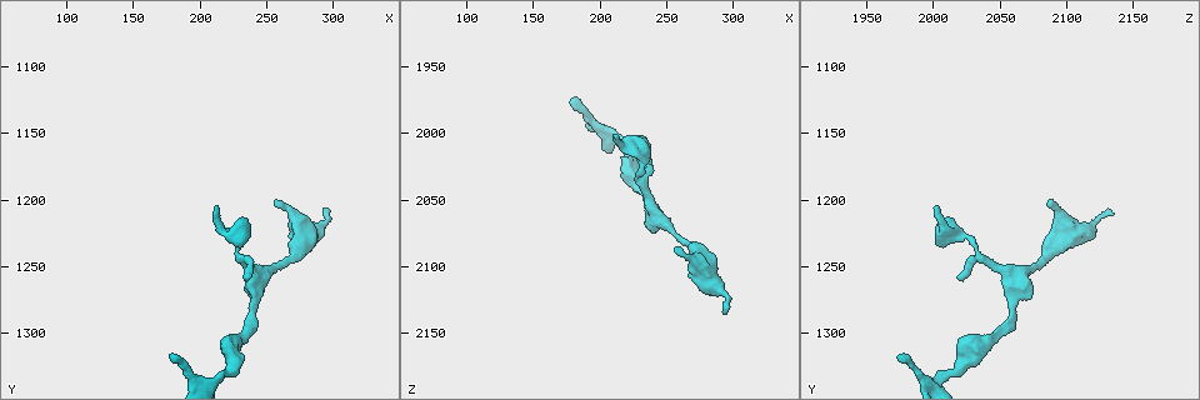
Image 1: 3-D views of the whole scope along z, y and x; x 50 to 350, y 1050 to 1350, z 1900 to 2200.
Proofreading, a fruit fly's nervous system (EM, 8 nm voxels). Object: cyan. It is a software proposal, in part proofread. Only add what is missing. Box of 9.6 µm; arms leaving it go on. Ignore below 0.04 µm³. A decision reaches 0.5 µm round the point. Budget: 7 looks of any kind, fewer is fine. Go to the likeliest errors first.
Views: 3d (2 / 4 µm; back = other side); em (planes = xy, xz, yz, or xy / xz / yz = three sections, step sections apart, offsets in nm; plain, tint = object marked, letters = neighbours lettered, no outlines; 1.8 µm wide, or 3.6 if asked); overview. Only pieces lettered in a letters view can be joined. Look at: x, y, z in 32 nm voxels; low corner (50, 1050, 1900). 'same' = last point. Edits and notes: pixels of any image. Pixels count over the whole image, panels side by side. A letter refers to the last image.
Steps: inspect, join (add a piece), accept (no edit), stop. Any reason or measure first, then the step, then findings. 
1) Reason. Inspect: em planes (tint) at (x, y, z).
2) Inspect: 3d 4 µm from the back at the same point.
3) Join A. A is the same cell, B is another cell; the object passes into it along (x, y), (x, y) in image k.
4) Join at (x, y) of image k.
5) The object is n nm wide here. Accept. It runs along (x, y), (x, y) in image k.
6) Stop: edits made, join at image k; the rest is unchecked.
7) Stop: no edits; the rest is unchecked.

Inspect: 3d 4 µm at (212, 1204, 2002).

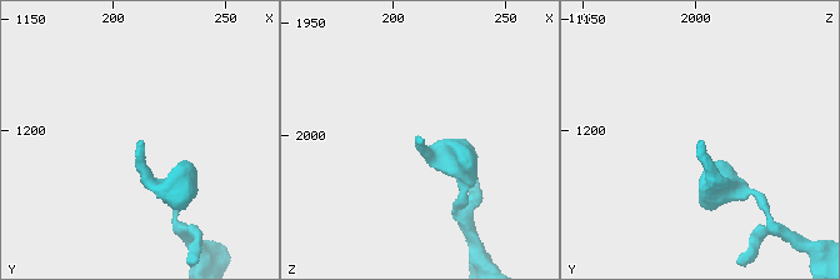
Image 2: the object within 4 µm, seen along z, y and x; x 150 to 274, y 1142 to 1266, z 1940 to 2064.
Shape alone is not enough. Inspect: em planes (letters) at (212, 1204, 2002).

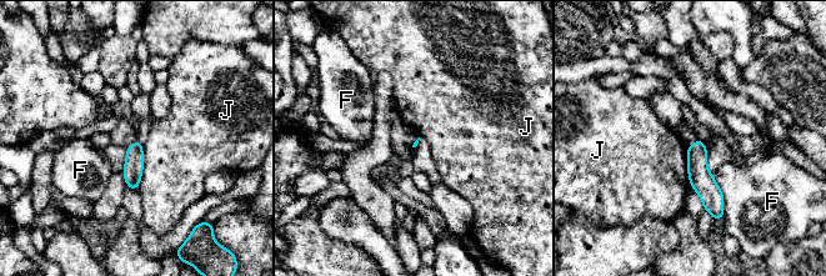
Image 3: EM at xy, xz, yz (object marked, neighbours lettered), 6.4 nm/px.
Accept. F and J are other cells; it runs along (697, 144), (697, 174), (720, 210) in image 3; no lettered piece goes on from it.

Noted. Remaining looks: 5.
An open end. Inspect: 3d 2 µm at (178, 1318, 1972).

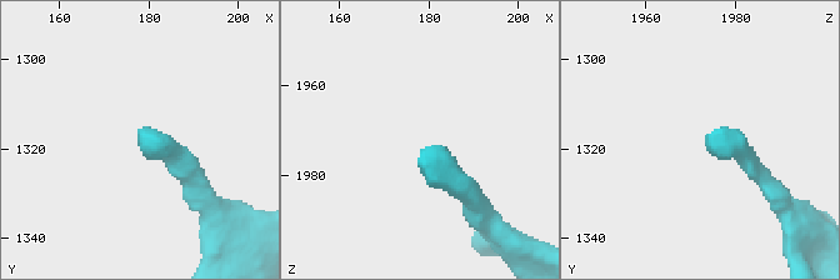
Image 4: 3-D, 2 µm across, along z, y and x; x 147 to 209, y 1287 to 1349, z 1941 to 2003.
Inspect: em yz step 16 (tint) at (178, 1317, 1974).

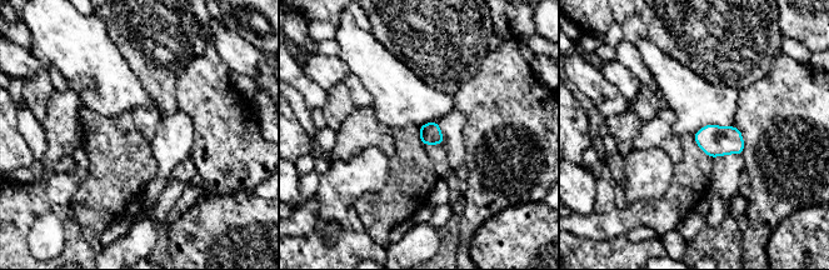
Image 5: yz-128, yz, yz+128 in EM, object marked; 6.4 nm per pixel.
What lies round it. Inspect: em yz step 16 (letters) at the same point.

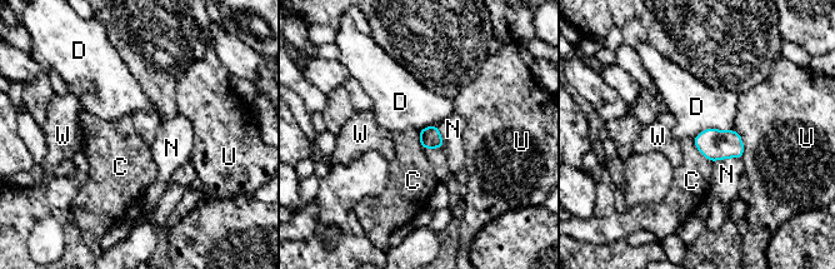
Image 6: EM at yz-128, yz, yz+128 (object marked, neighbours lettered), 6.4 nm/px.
Accept. C, D, N, U and W are other cells; a border runs along (693, 139), (696, 148), (711, 162) in image 6; no lettered piece goes on from it.

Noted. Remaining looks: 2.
Free end. Inspect: em planes (letters) at (234, 1256, 2020).

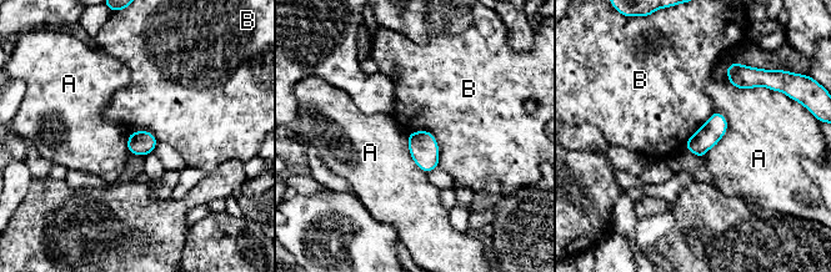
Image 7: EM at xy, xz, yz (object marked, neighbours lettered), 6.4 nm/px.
The object is 150 nm wide here. Accept. A and B are other cells; a border runs along (410, 131), (432, 135), (439, 165) in image 7; none of them fits.

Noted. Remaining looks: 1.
Stop: no edits; the rest is unchecked.

